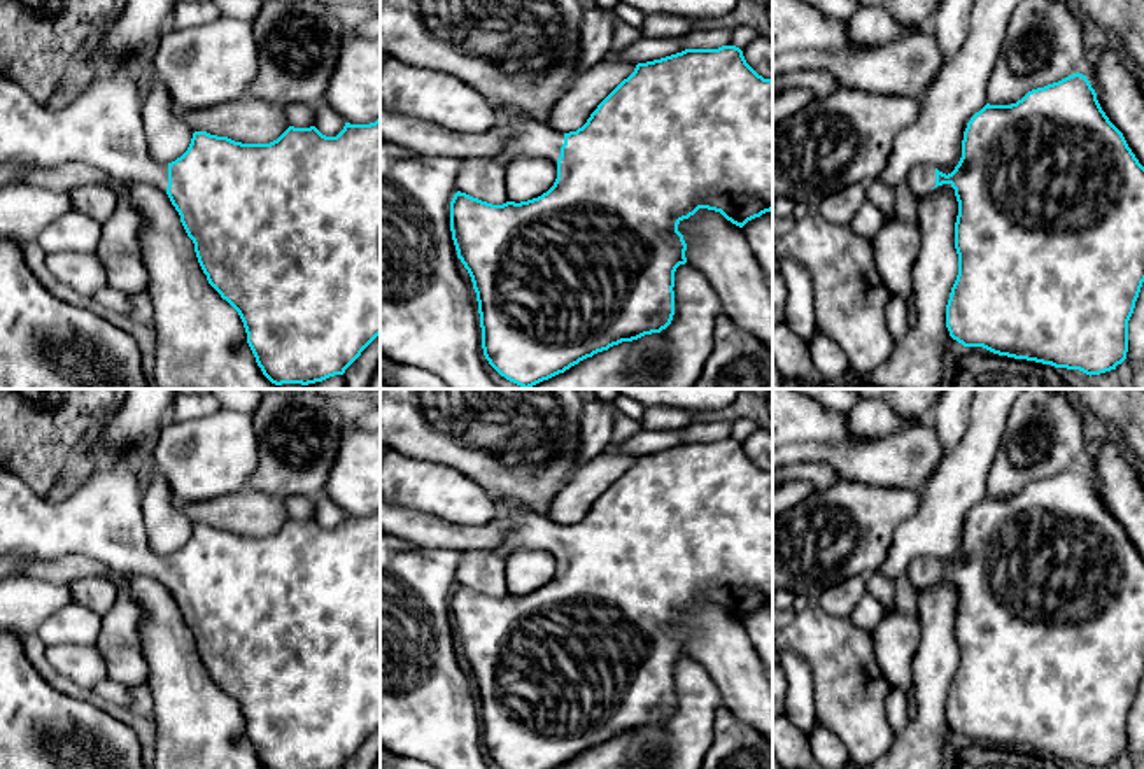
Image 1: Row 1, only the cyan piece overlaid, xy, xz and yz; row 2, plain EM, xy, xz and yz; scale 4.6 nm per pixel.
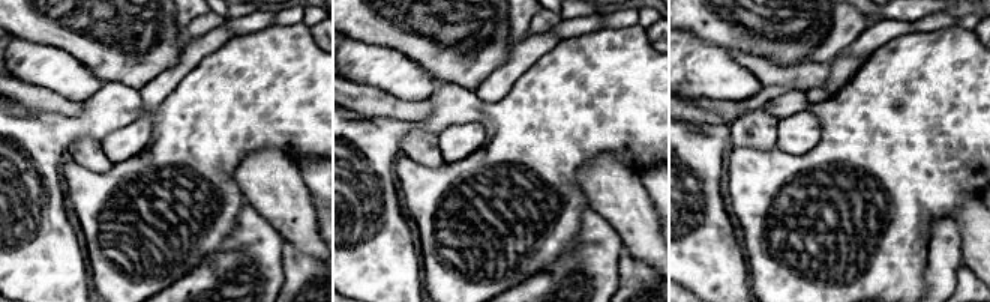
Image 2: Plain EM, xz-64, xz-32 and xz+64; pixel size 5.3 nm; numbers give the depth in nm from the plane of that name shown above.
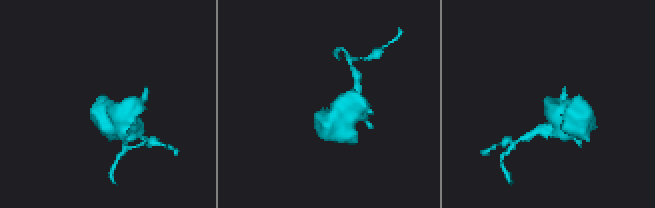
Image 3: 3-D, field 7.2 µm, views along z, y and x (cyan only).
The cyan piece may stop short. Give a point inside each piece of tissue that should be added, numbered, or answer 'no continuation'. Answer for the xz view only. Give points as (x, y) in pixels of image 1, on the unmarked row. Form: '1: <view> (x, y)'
no continuation

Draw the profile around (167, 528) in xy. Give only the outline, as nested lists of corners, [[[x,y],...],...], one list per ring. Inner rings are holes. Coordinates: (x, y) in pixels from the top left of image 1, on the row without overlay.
[[[159,471],[142,490],[142,515],[149,548],[156,555],[172,555],[187,543],[193,524],[179,510],[179,503]]]

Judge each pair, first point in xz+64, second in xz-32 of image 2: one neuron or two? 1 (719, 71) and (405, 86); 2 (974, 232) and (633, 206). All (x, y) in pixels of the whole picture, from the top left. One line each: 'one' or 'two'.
1: one
2: one

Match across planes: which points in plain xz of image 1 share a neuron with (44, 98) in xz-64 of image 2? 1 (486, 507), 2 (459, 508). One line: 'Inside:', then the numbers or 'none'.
Inside: none

